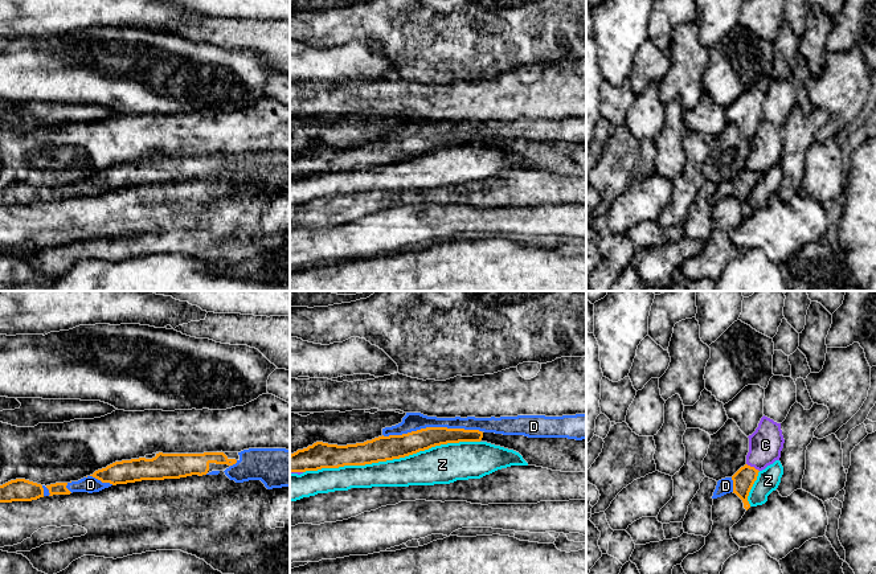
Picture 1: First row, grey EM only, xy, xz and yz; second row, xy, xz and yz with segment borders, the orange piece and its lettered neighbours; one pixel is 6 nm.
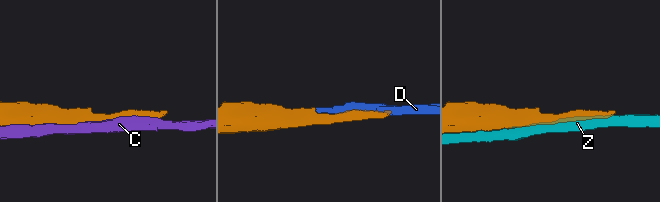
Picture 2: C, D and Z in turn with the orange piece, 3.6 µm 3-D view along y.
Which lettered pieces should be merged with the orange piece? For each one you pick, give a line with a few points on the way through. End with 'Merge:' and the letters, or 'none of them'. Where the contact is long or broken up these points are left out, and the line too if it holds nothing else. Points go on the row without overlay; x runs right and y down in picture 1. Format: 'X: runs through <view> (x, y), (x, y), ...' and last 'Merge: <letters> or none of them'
Merge: D

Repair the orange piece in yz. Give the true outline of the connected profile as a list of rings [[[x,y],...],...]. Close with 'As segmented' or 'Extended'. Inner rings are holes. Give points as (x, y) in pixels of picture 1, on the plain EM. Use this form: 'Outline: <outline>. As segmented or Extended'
Outline: [[[745,168],[732,181],[725,181],[717,185],[712,202],[733,196],[742,204],[744,212],[748,214],[750,212],[748,200],[757,184],[758,176],[760,175],[754,171]]]. Extended

